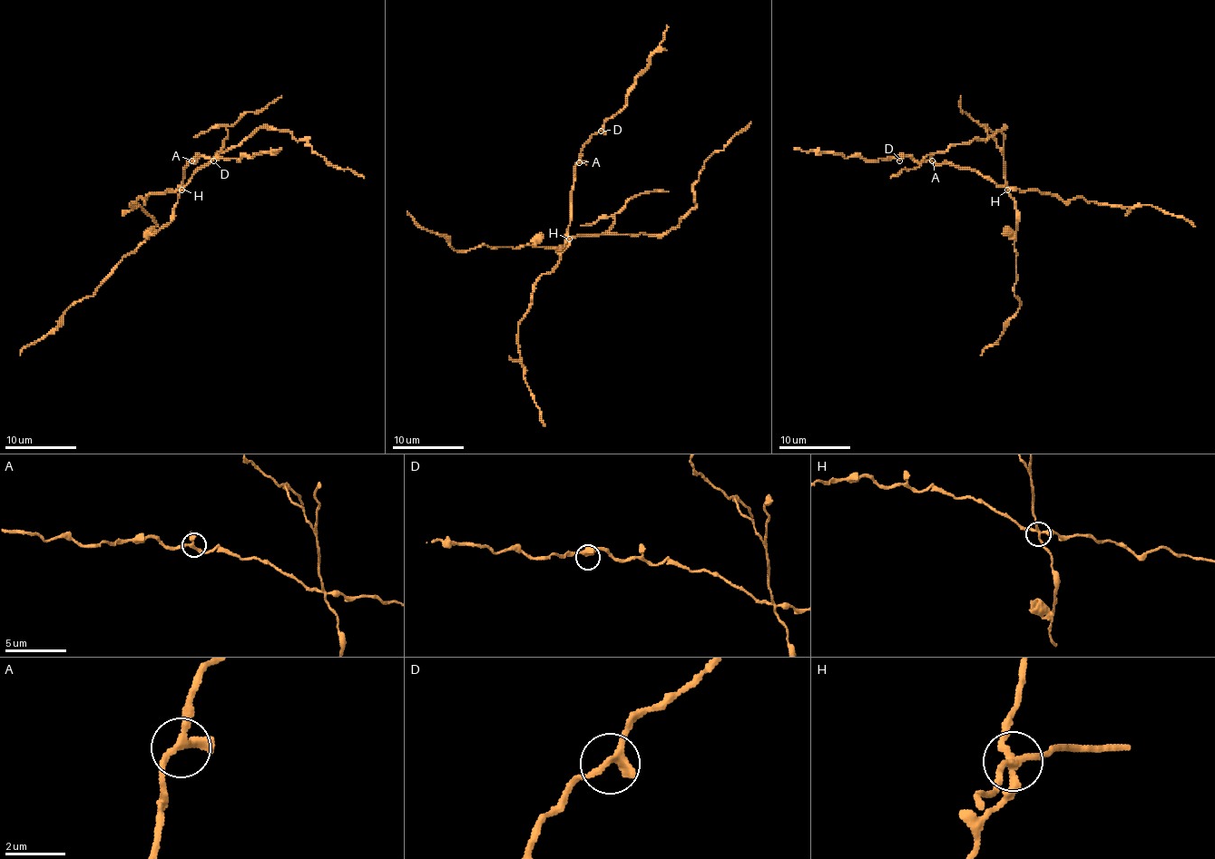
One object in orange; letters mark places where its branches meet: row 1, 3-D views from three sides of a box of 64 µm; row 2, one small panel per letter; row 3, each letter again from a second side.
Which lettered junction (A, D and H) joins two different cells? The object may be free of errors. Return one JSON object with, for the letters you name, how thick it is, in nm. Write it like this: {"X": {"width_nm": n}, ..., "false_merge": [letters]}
{"H": {"width_nm": 240}, "false_merge": ["H"]}

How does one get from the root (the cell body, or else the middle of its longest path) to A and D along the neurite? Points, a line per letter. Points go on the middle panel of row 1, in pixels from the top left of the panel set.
A: (575, 236), (568, 236), (568, 226), (573, 168), (579, 162)
D: (575, 236), (568, 236), (573, 166), (579, 161), (583, 145), (601, 131)

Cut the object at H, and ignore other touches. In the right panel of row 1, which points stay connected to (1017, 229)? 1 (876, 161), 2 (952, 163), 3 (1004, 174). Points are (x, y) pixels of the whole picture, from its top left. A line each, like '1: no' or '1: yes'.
1: no
2: no
3: yes

